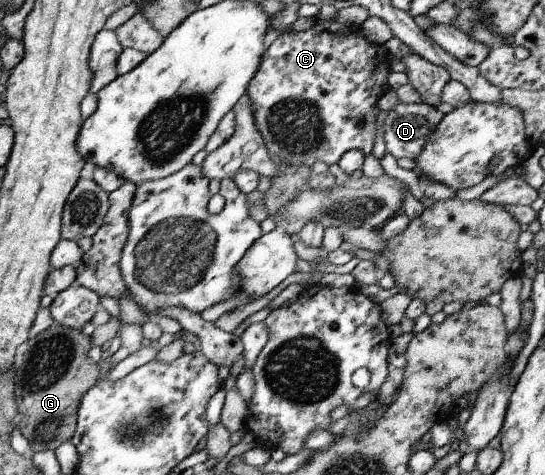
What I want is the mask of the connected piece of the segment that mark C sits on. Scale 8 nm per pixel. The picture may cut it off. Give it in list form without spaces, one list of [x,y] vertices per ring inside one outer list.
[[[317,19],[314,26],[304,32],[290,29],[276,36],[263,55],[248,89],[257,129],[271,157],[289,166],[308,166],[311,169],[318,160],[328,166],[338,162],[350,149],[368,155],[376,135],[374,122],[380,111],[377,103],[390,89],[387,77],[391,73],[392,58],[386,52],[384,45],[368,43],[359,26],[349,26],[336,19]]]

